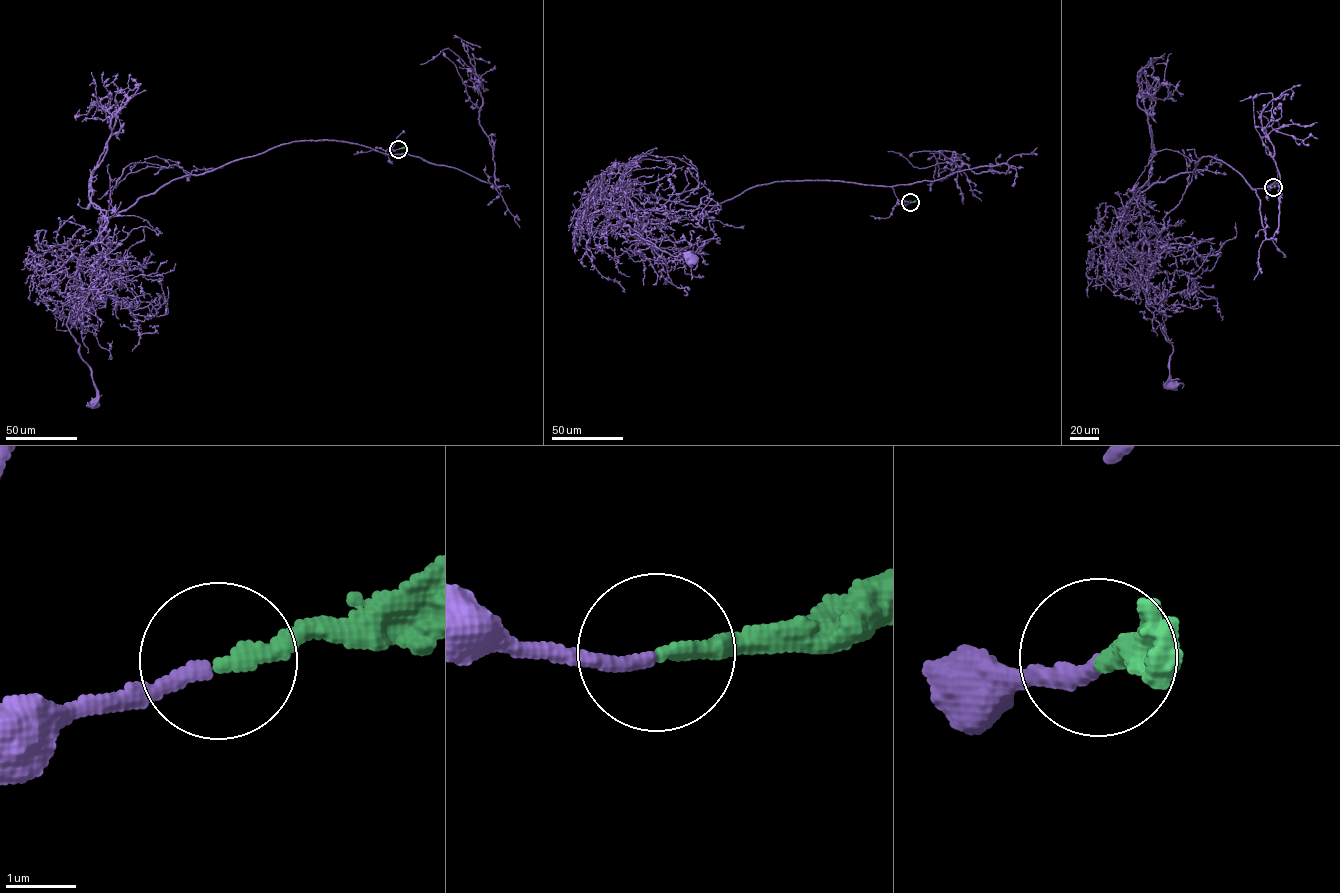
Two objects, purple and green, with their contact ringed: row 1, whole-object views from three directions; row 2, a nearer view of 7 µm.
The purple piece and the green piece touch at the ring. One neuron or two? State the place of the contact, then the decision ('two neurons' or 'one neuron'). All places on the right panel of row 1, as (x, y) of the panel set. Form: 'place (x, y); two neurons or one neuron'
place (1273, 187); one neuron

